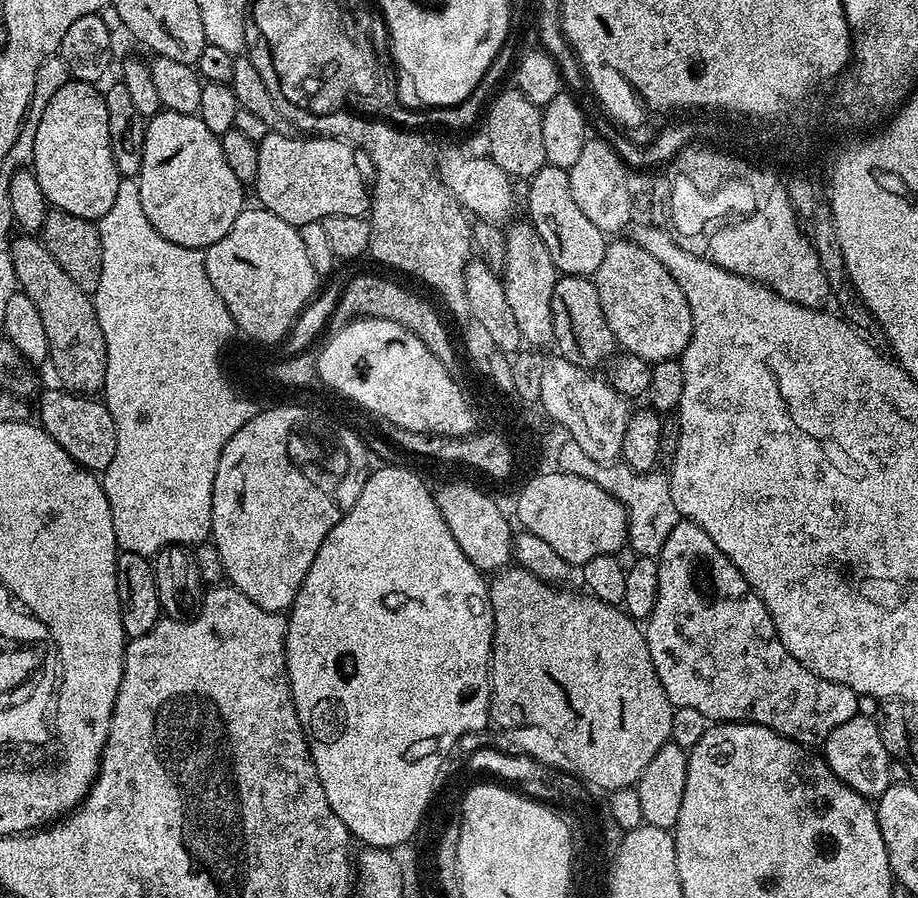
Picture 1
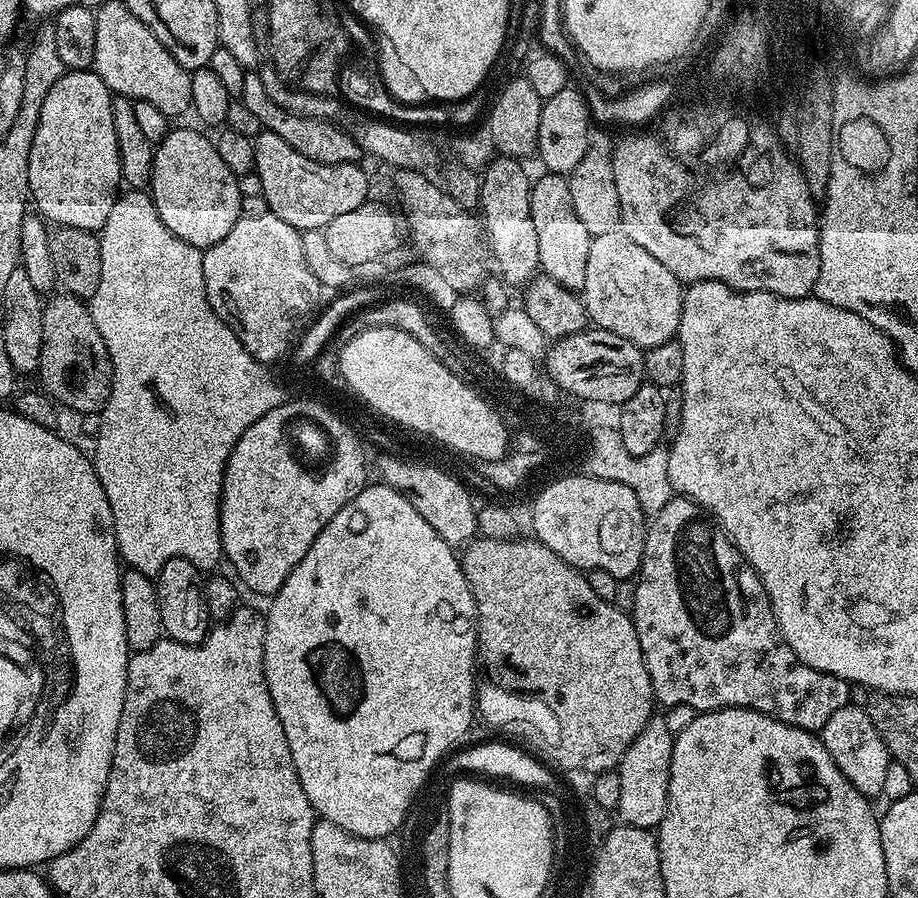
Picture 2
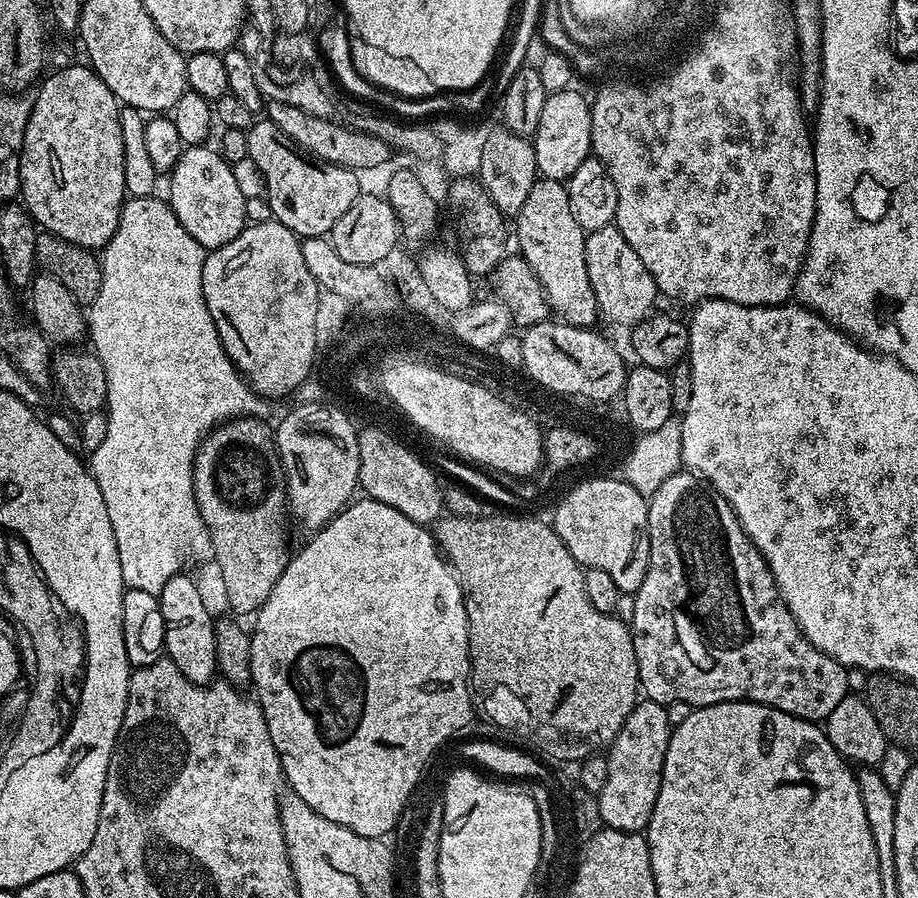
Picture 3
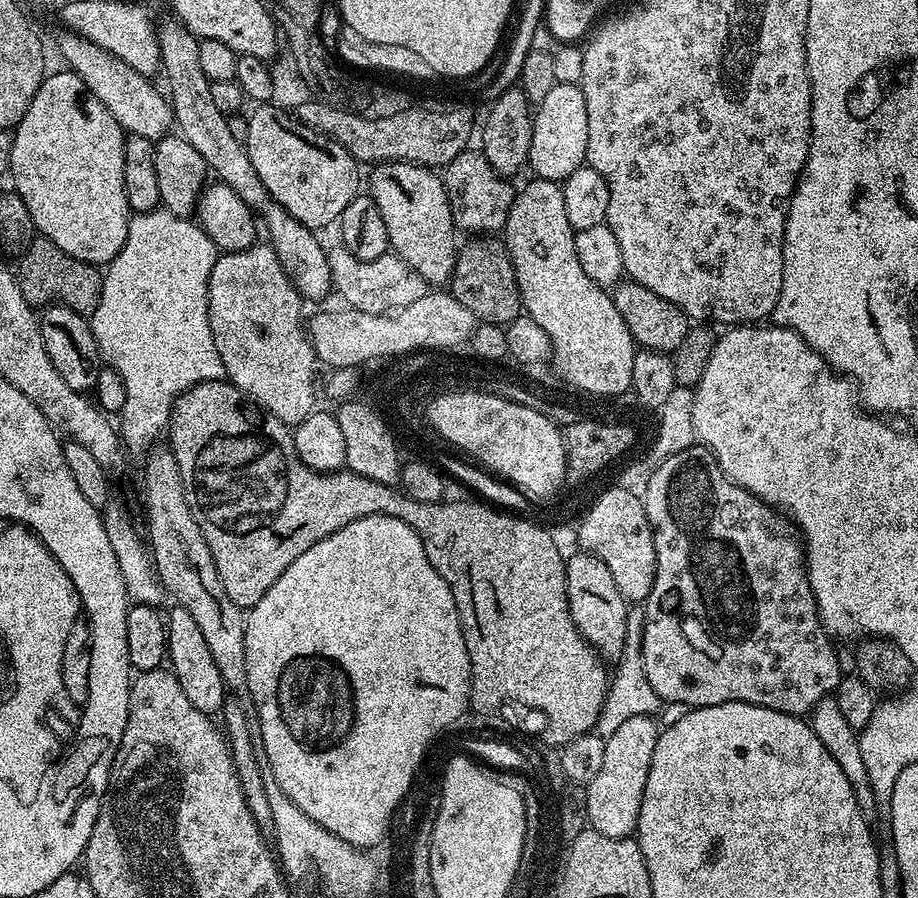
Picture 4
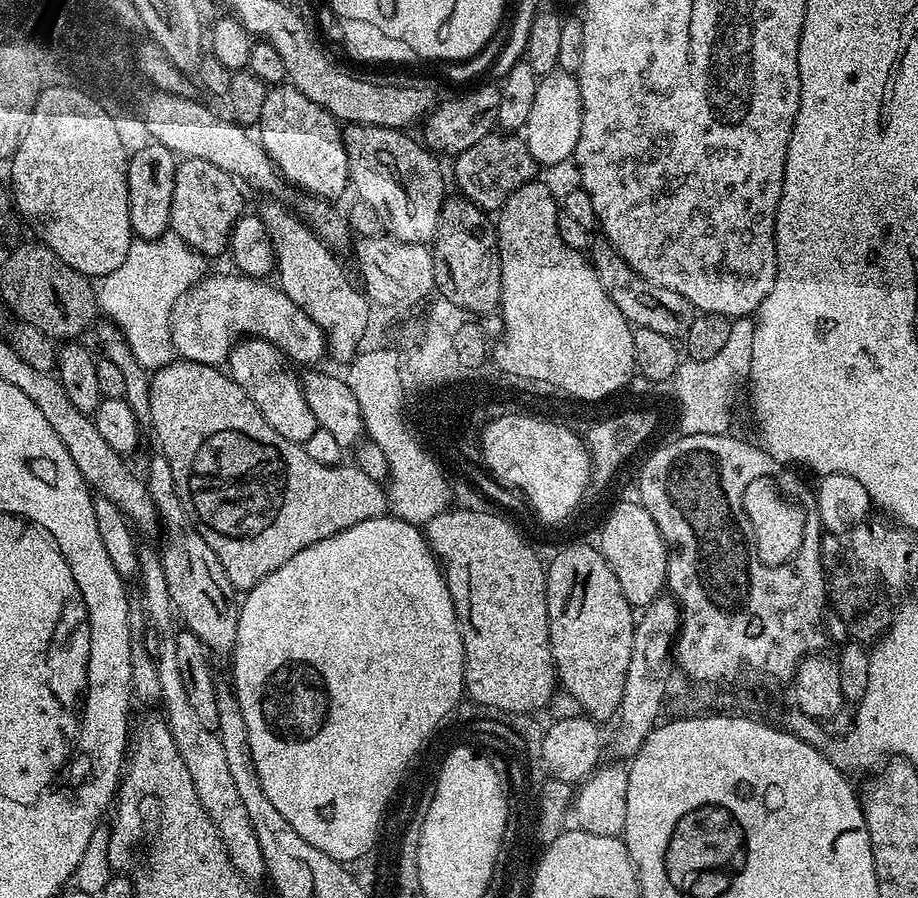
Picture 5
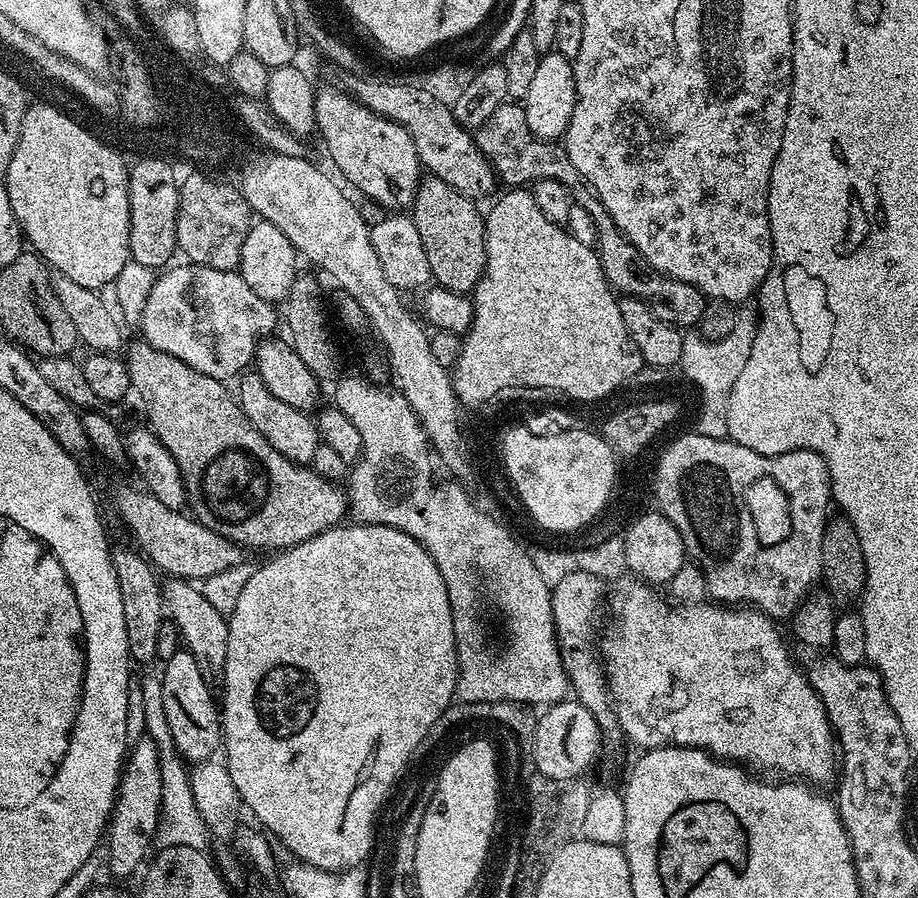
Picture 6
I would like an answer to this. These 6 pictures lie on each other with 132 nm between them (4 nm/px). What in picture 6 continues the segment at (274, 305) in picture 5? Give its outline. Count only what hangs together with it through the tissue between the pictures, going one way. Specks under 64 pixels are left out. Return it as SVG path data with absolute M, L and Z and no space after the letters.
M180 262L177 268L171 268L161 271L155 277L146 298L144 313L138 318L138 324L144 331L141 332L143 339L158 350L166 350L166 354L174 354L174 358L198 370L198 374L206 374L210 378L225 382L231 381L231 376L239 377L247 369L244 367L247 364L249 367L255 361L256 347L260 341L275 333L272 331L276 328L276 320L278 324L277 309L258 298L258 294L254 294L254 290L246 286L239 271L214 270L210 266L191 262Z

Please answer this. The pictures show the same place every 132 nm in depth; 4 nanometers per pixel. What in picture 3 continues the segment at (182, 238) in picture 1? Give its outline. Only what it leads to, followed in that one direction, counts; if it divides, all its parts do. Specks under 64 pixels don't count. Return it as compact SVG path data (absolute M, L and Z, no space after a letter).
M188 146L185 147L184 153L178 158L176 165L172 167L168 180L168 193L166 199L168 205L174 210L178 222L186 229L186 234L194 238L206 250L221 248L226 246L226 242L234 242L238 234L246 226L244 215L247 214L248 208L244 205L244 192L240 189L240 180L235 176L233 165L223 159L221 153L215 147L209 146Z

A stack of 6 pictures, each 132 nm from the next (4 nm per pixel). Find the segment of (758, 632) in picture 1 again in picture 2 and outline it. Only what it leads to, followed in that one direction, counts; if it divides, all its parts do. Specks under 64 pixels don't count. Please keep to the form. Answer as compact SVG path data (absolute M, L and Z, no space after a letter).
M674 498L670 502L666 502L666 506L662 506L662 510L657 516L651 517L644 538L644 557L640 563L640 571L635 577L635 584L636 593L632 596L630 615L632 625L636 627L638 642L642 646L646 670L650 674L652 683L652 694L657 705L665 704L668 708L696 708L692 710L697 713L714 712L717 708L753 708L755 712L773 716L774 719L786 722L790 726L815 733L826 726L830 714L835 714L837 710L842 710L842 706L850 703L848 681L814 670L814 666L806 666L806 662L802 662L798 658L798 654L794 654L794 650L790 650L790 646L782 638L780 627L776 624L772 613L772 603L762 586L760 575L748 565L744 555L739 552L715 519L693 500Z

